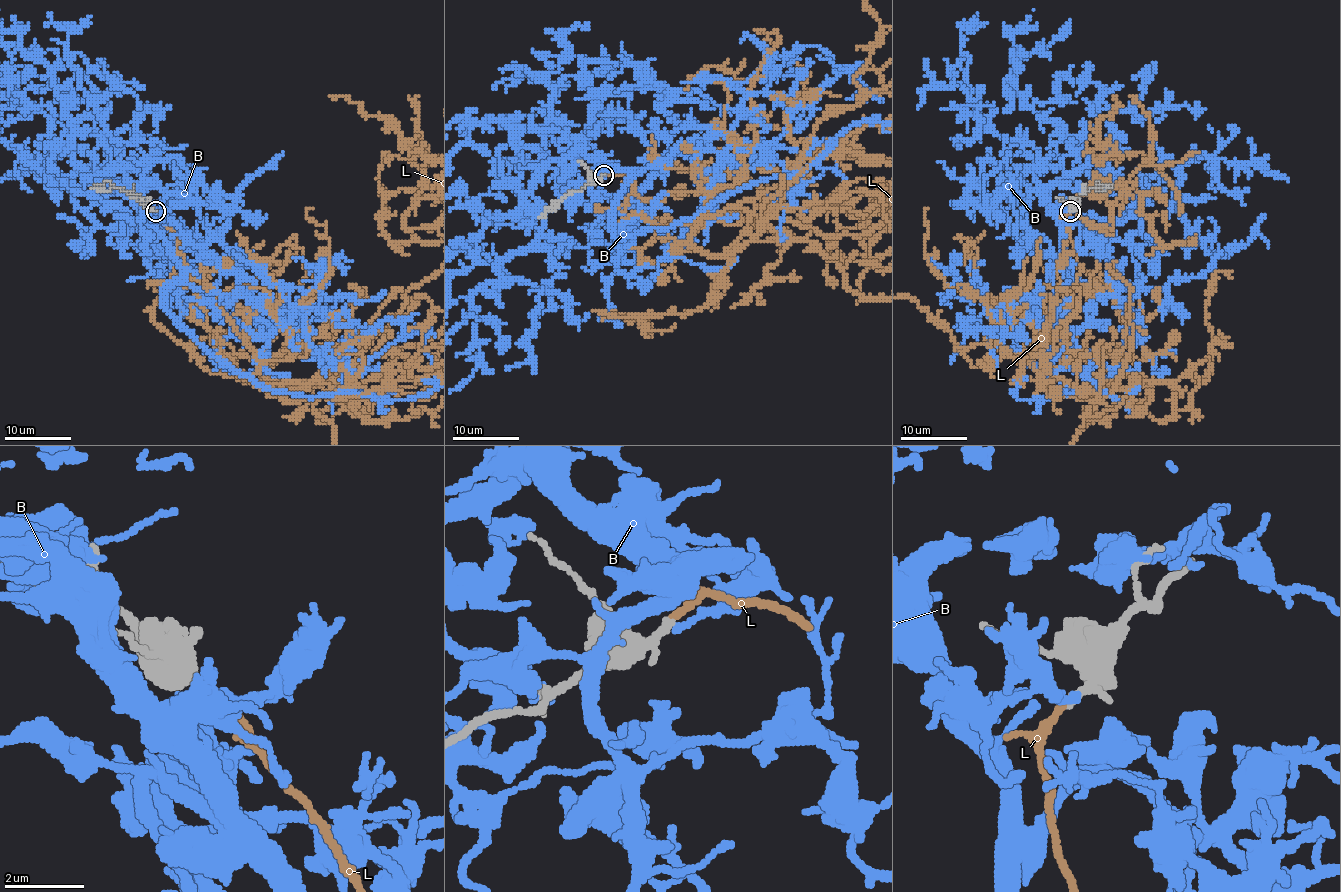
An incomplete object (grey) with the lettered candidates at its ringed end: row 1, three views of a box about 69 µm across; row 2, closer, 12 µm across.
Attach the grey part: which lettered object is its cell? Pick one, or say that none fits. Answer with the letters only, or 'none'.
L

